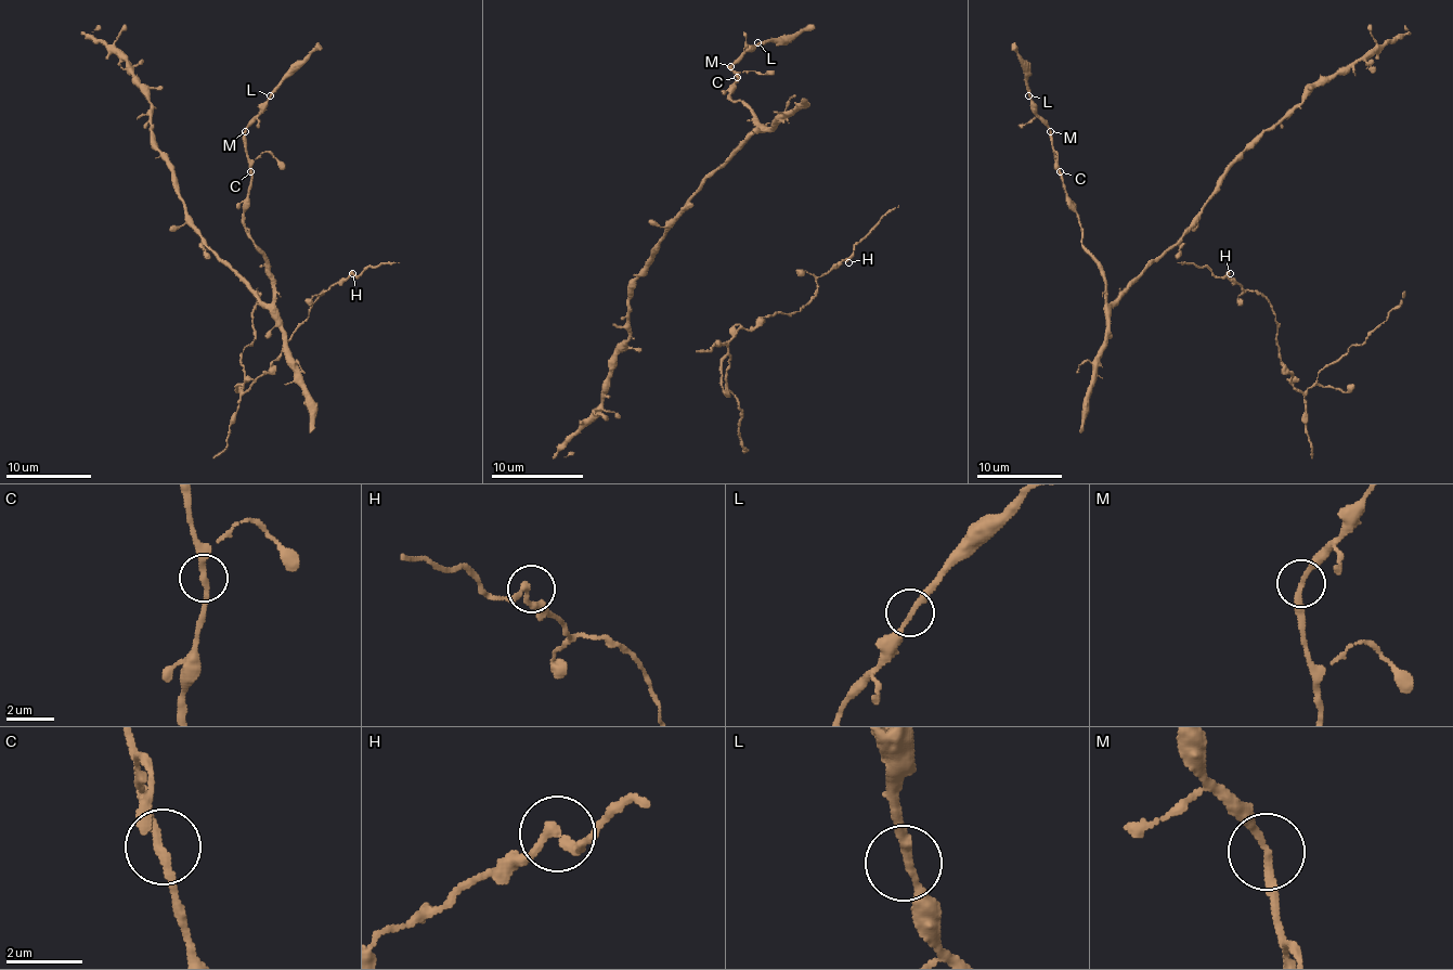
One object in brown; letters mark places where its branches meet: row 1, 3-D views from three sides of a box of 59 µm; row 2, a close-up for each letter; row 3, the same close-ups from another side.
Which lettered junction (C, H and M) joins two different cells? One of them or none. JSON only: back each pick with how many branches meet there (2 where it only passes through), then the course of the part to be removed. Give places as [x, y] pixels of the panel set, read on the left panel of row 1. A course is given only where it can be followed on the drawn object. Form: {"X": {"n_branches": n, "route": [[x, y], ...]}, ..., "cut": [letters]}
{"cut": []}

